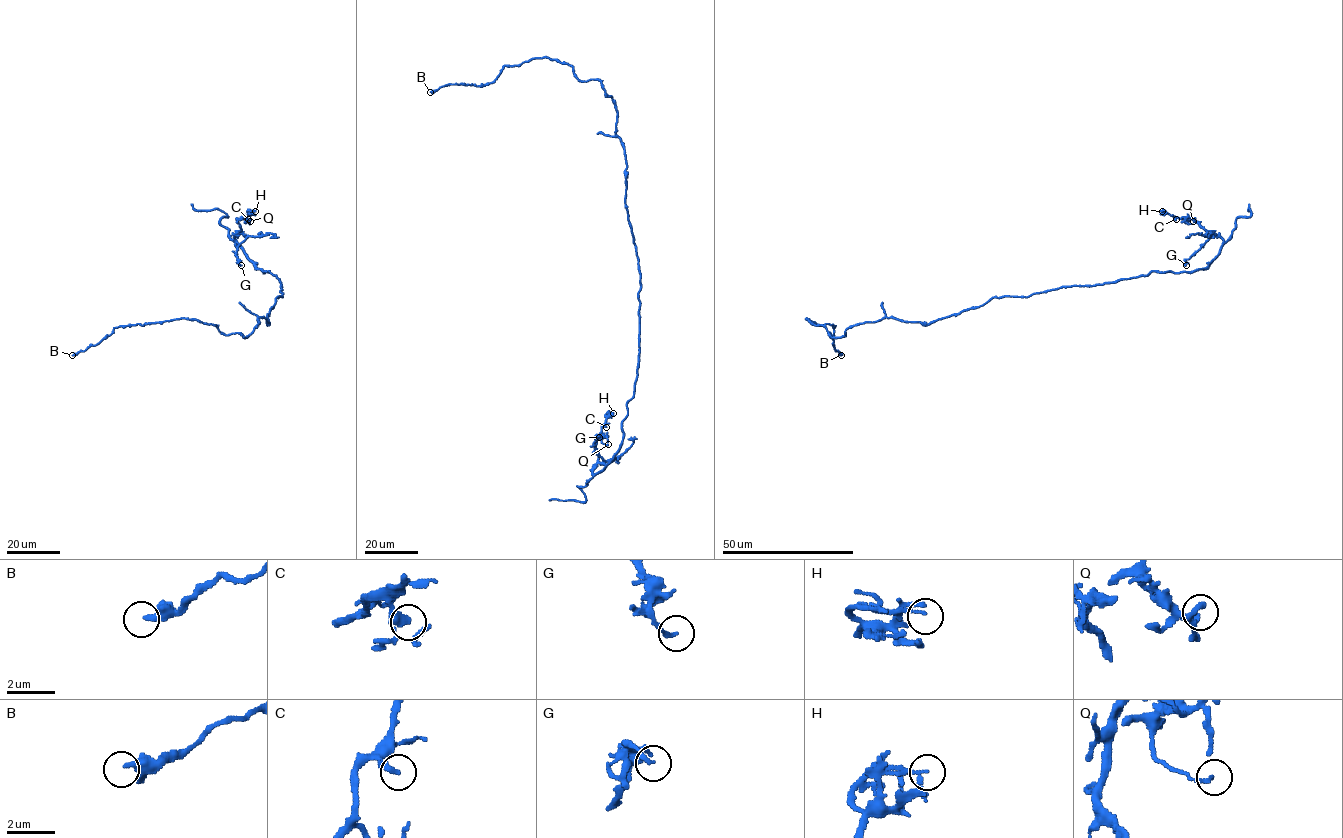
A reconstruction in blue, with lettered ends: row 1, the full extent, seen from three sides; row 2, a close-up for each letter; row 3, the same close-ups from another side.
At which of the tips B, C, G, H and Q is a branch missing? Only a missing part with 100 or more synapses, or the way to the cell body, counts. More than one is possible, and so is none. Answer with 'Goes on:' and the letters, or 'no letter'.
Goes on: no letter

